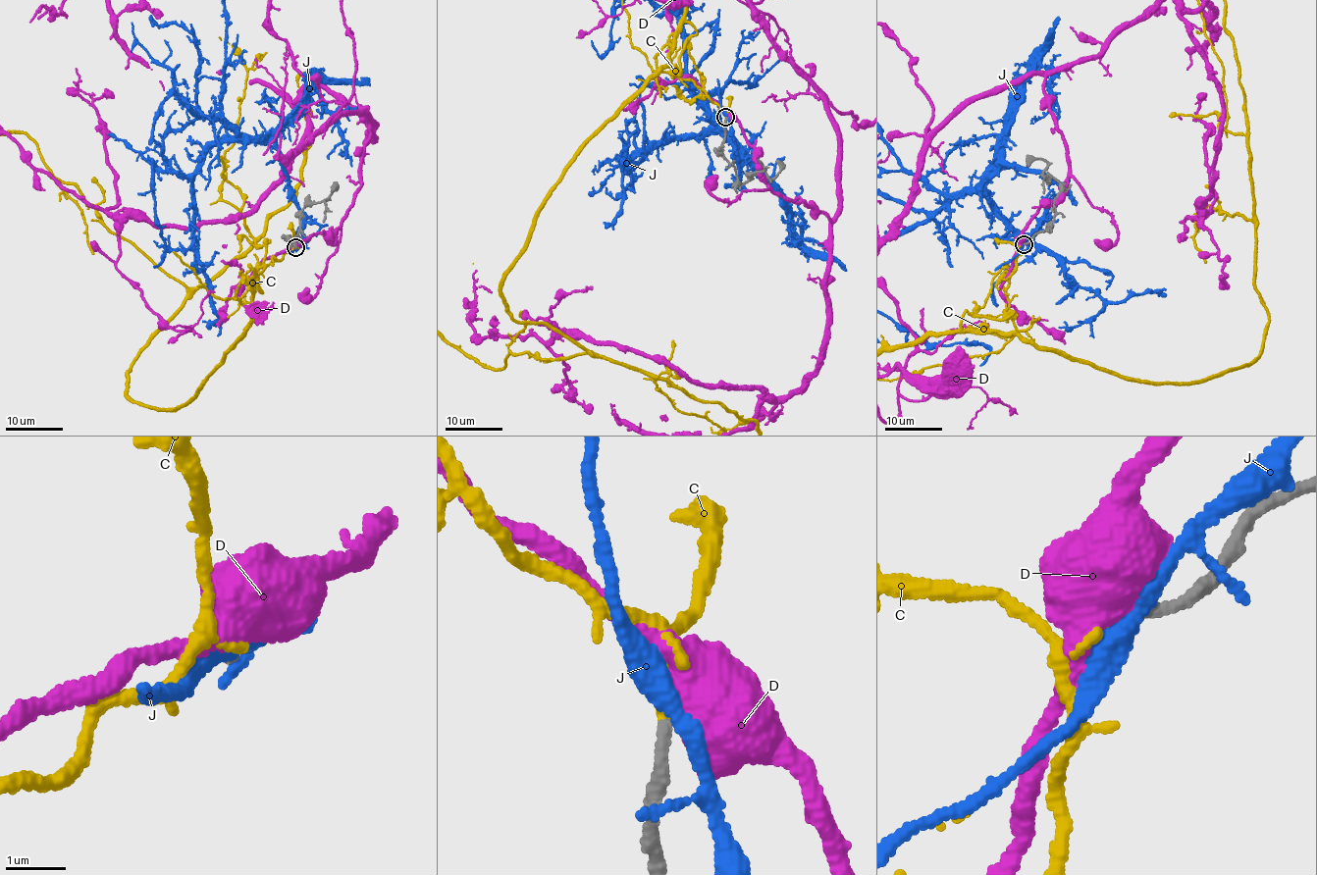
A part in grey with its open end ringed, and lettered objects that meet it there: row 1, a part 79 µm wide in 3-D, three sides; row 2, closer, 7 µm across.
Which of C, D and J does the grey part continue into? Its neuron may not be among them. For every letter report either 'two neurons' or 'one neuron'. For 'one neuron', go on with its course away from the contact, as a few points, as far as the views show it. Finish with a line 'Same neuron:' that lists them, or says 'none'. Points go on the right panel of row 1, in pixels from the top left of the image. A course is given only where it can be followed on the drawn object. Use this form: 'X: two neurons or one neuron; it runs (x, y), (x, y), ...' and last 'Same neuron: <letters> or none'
C: one neuron; it runs (1024, 243), (1011, 313), (963, 328), (1163, 384), (1260, 355), (1238, 66)
D: two neurons
J: two neurons
Same neuron: C

